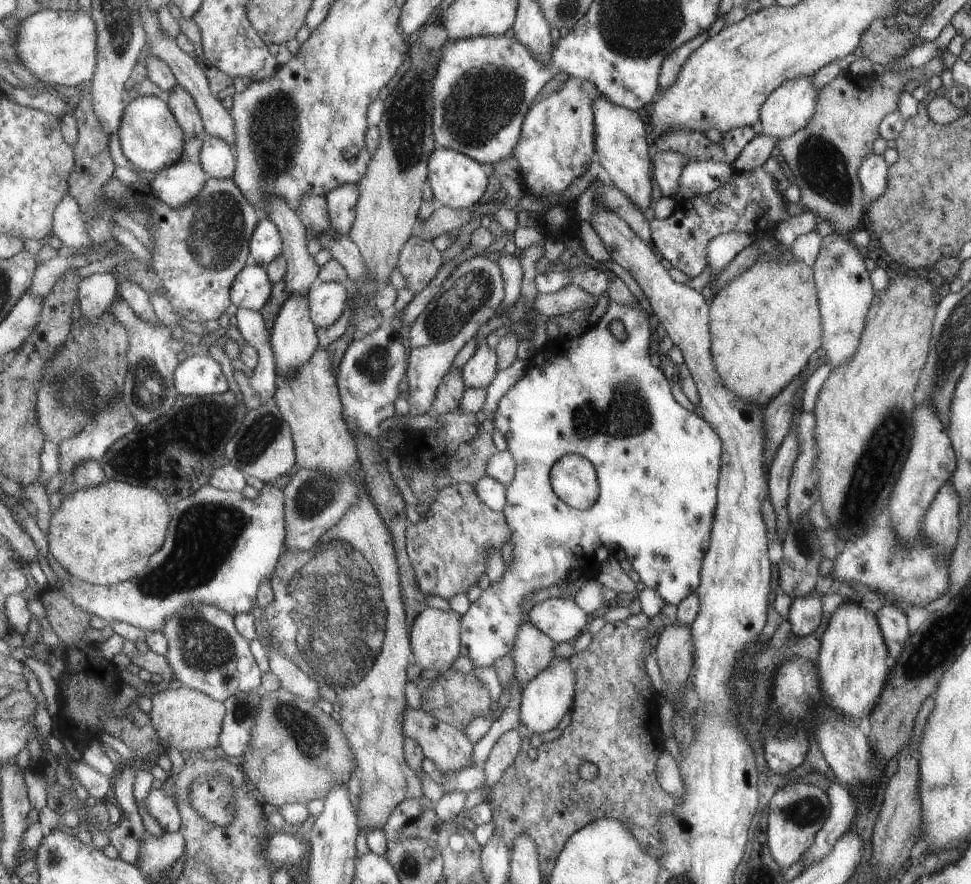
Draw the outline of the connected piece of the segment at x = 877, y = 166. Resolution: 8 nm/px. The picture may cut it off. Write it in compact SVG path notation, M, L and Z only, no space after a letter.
M868 156L860 164L861 188L864 188L866 204L879 198L886 187L886 165L882 156Z

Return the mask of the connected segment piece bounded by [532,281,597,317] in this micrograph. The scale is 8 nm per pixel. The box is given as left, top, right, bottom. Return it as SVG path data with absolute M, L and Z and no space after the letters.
M578 281L568 284L554 293L539 293L532 308L541 315L554 316L583 310L586 306L591 309L597 304L597 297L588 293Z

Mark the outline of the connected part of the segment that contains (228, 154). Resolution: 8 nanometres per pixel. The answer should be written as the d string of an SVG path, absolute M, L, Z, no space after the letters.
M208 135L200 155L200 165L211 179L234 178L238 167L238 156L235 148L226 140Z

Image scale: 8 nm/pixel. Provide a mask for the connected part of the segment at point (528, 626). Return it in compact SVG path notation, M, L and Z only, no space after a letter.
M529 621L523 623L510 653L514 663L514 680L527 688L529 682L551 664L555 648L557 643L548 634Z

